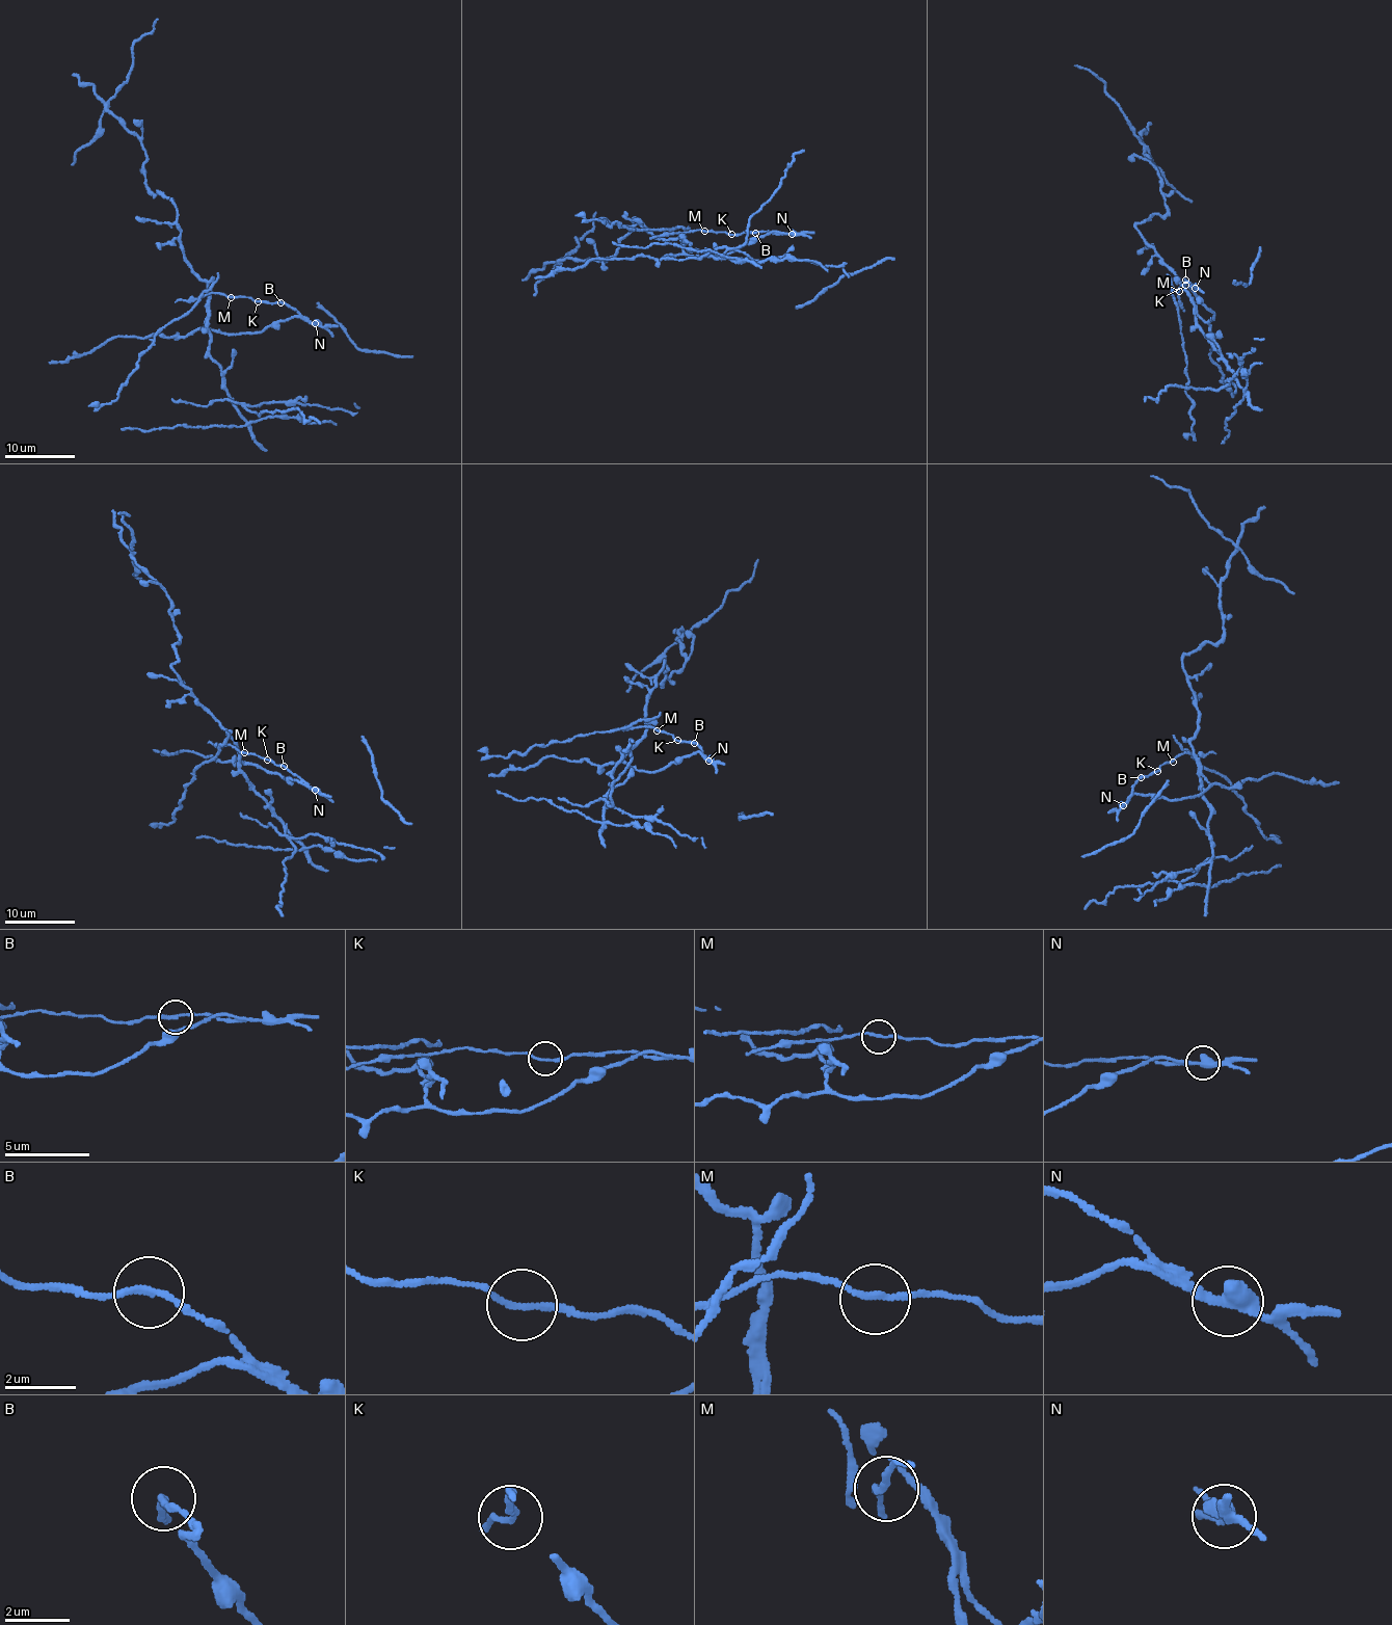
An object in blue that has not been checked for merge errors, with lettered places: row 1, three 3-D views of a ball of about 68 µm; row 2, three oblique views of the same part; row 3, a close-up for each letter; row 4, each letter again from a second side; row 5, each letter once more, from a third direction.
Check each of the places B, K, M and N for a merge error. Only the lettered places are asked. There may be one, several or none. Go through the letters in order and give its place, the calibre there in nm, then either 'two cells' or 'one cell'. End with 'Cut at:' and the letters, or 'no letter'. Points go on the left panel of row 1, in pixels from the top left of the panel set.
B: at (280, 302); 170 nm thick; one cell
K: at (258, 301); 160 nm thick; one cell
M: at (231, 297); 150 nm thick; one cell
N: at (315, 323); 420 nm thick; two cells
Cut at: N

